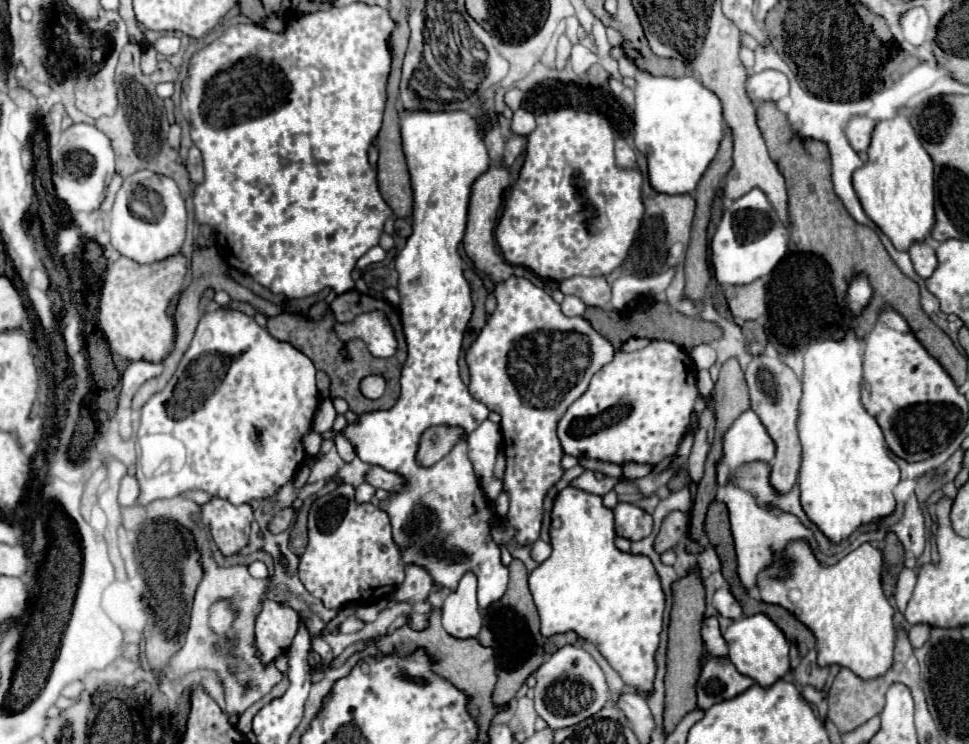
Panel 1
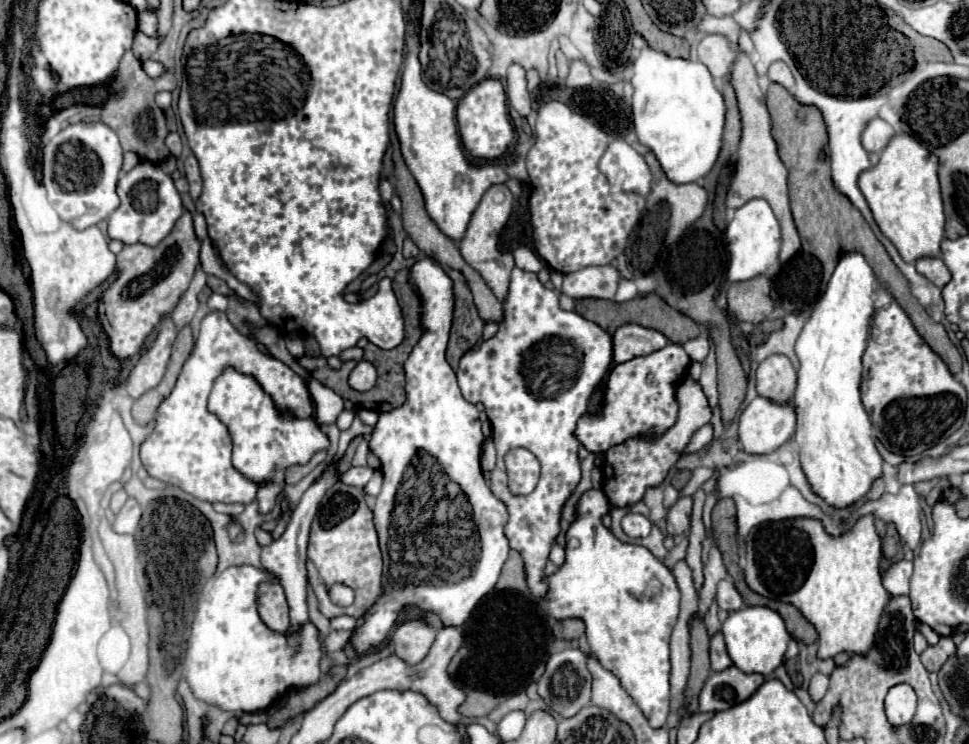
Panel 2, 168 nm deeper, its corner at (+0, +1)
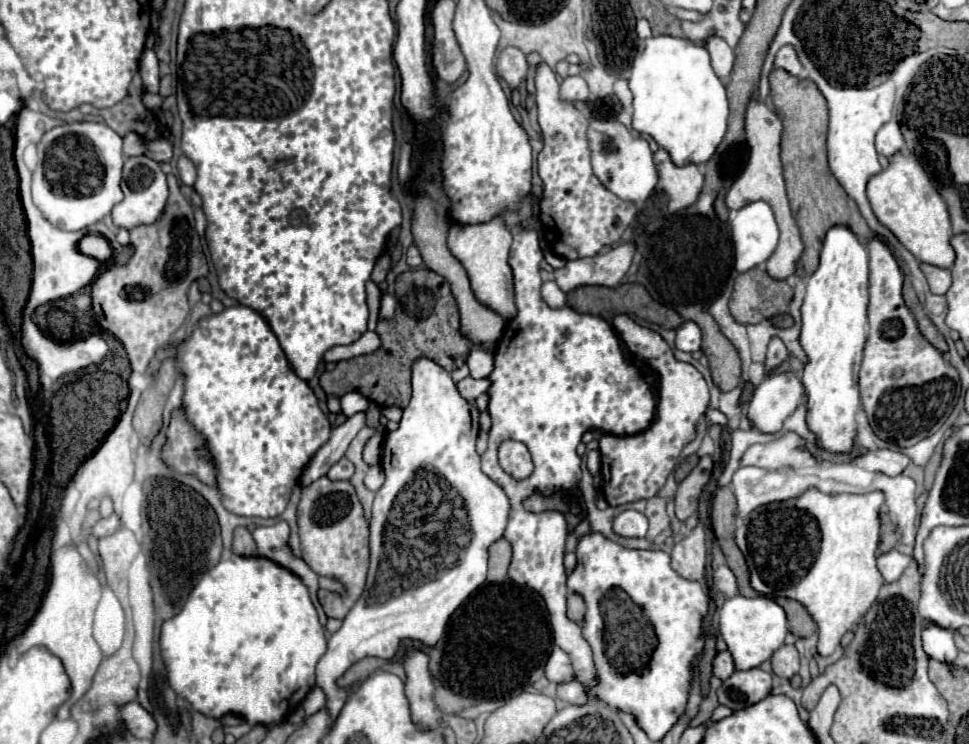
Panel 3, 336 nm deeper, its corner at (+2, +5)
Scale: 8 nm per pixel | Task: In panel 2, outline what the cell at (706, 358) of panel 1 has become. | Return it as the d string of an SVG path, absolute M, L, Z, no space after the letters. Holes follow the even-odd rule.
M697 337L697 339L691 339L691 341L687 341L685 345L683 345L683 349L687 351L687 355L691 357L691 361L705 361L705 357L707 357L707 353L709 353L709 341L707 341L707 337Z

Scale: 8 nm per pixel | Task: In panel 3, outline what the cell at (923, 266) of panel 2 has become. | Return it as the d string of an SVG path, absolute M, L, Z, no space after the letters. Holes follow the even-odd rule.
M923 263L921 271L925 273L933 295L945 295L949 291L949 287L951 287L951 271L949 269L939 269L939 267Z

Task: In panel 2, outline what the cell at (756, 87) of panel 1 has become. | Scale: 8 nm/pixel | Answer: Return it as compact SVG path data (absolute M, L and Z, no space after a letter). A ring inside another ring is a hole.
M777 61L777 63L773 63L773 65L769 67L769 73L767 73L767 77L769 77L769 81L773 81L773 83L779 83L779 85L783 85L783 87L785 87L785 89L789 89L789 91L793 91L793 87L795 87L793 75L791 75L789 67L787 67L783 61Z

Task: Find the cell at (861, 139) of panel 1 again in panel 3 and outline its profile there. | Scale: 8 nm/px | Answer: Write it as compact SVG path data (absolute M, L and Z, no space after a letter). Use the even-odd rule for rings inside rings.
M897 121L885 123L885 125L879 129L879 133L877 133L875 145L877 145L879 155L885 155L885 157L893 157L895 153L903 151L905 141L903 141L903 135L901 135L901 131L899 131L899 123L897 123Z

